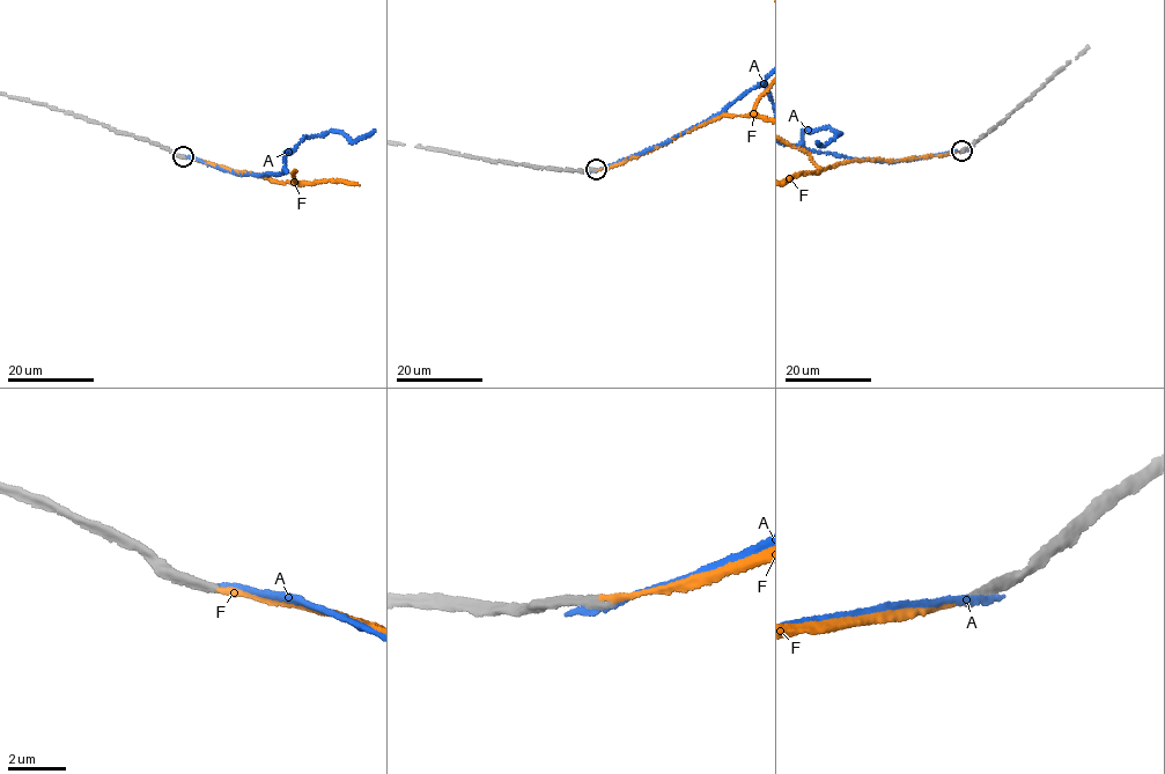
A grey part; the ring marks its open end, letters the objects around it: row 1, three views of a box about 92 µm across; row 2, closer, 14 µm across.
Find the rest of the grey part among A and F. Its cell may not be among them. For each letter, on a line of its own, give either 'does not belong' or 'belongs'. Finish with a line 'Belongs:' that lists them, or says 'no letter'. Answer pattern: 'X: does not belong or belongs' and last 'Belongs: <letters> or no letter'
A: does not belong
F: belongs
Belongs: F

